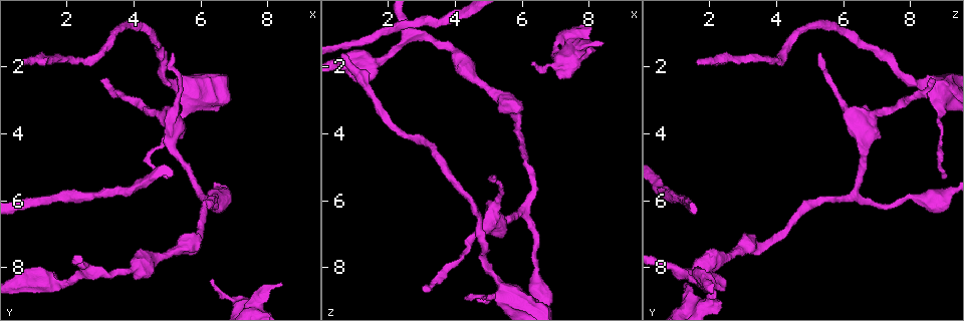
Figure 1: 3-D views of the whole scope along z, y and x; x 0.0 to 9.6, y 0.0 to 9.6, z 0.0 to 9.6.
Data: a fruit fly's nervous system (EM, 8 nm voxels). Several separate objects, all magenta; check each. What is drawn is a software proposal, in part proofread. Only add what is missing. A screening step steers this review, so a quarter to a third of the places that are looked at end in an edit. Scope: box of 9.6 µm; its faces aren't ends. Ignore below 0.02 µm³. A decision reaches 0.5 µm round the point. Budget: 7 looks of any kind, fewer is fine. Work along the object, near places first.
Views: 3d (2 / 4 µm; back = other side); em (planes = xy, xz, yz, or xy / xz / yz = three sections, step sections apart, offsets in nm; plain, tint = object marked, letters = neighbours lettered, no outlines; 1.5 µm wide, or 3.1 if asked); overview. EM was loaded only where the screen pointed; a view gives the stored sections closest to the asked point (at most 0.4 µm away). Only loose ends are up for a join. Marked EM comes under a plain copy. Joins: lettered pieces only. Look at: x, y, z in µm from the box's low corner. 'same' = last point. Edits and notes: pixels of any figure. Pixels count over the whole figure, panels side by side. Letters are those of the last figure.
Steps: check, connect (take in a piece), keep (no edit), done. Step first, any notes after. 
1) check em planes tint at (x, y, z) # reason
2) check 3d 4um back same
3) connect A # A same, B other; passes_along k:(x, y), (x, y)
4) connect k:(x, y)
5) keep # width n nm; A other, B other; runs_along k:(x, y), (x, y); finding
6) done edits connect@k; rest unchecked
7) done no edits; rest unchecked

check em yz step 4 letters at (3.05, 2.45, 8.60) # branch stops here

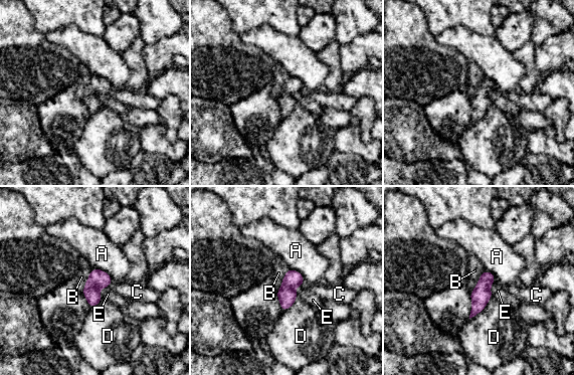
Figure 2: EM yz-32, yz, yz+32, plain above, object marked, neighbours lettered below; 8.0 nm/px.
keep # A other, B other, C other, D other, E other; border 2:(108, 287), (99, 290), (103, 299); no lettered piece goes on from it

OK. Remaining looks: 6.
check 3d 2um at (5.20, 1.65, 5.30) # thin end

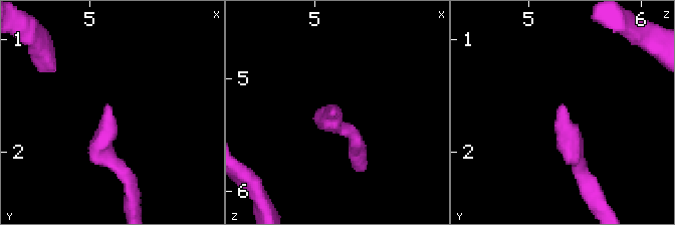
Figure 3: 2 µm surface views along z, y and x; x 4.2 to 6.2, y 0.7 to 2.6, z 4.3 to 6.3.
check em xz step 4 letters at (5.14, 1.62, 5.28) # need the tissue

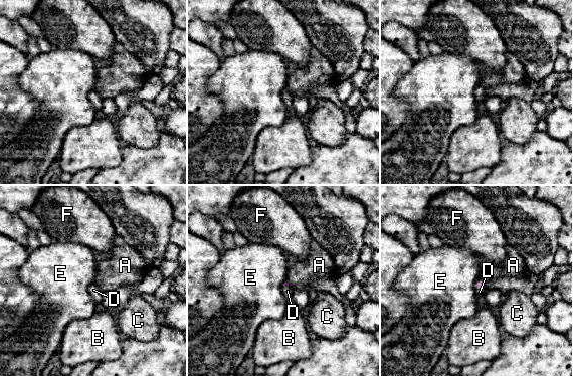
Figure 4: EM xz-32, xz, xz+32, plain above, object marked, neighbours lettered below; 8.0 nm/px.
check em planes letters same

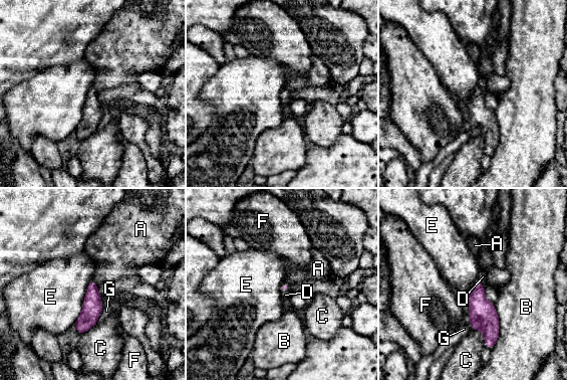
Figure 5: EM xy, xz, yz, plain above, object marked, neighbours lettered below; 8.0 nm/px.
connect D # longest_contact E 400 nm; A other, B other, C other, D same, E other, F other, G other; it goes on there

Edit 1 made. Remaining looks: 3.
check overview

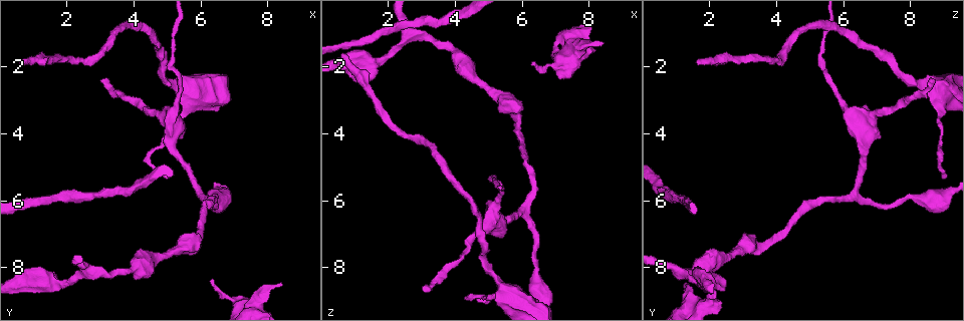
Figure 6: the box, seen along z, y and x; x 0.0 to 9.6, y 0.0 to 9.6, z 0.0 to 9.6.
check em planes letters at (8.40, 8.50, 1.30) # branch stops here

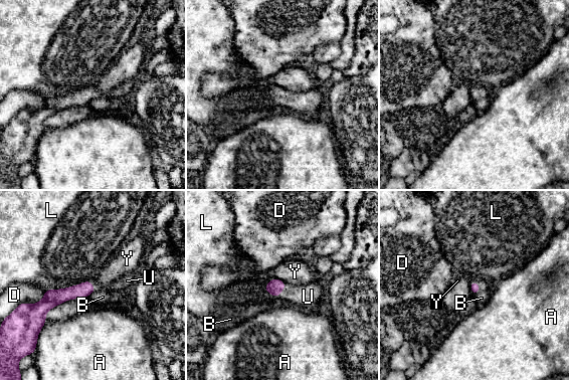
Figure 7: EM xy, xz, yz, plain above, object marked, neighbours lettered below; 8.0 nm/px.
connect U # A other, B other, D other, L other, U same, Y other; the neuron continues

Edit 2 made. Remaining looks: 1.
done edits connect@5, connect@7; rest unchecked

